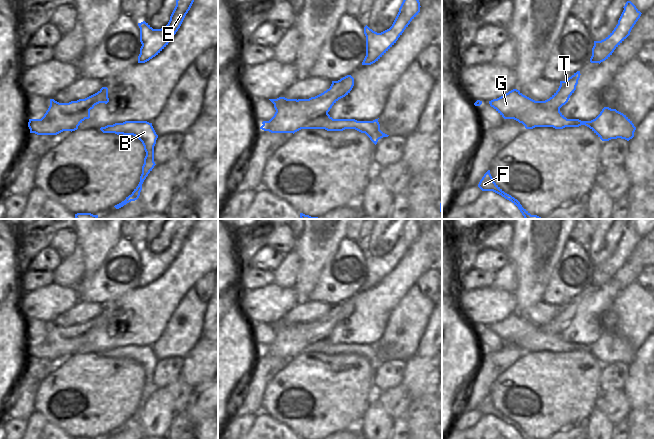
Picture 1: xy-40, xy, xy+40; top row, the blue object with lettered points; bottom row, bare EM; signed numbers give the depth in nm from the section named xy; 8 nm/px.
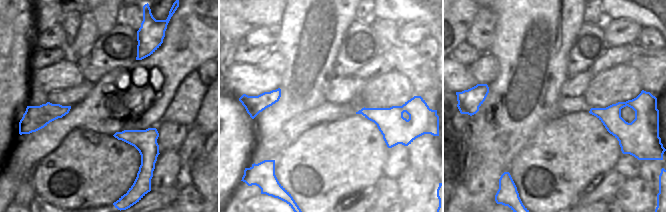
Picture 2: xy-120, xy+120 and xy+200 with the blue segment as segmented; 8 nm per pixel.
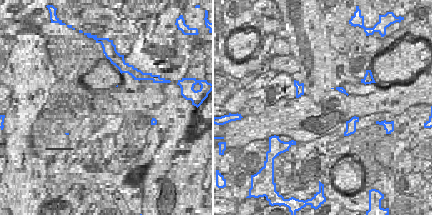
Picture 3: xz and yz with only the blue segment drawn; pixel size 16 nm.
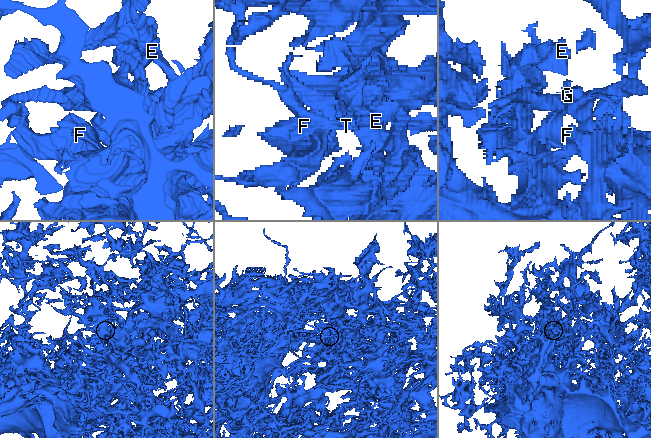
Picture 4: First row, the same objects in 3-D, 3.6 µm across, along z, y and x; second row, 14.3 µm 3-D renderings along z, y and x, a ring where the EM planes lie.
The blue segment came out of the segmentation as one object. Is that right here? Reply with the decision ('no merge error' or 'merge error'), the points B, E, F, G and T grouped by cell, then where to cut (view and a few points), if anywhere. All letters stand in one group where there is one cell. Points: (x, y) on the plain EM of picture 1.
merge error; groups B E F G / T; cut xy (327, 336), (310, 342), (306, 346), (305, 352)

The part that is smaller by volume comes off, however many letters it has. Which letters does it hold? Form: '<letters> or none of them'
T

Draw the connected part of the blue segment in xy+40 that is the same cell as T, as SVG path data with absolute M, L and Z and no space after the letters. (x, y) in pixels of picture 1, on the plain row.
M577 295L565 305L560 305L558 314L549 323L540 325L540 328L549 335L560 335L576 314L580 299L580 295Z

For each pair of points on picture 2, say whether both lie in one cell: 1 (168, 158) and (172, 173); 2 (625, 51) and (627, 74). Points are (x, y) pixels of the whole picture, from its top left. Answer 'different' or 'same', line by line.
1: same
2: different

